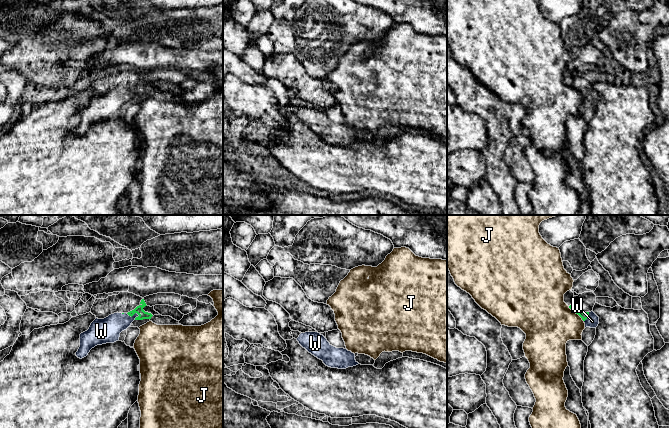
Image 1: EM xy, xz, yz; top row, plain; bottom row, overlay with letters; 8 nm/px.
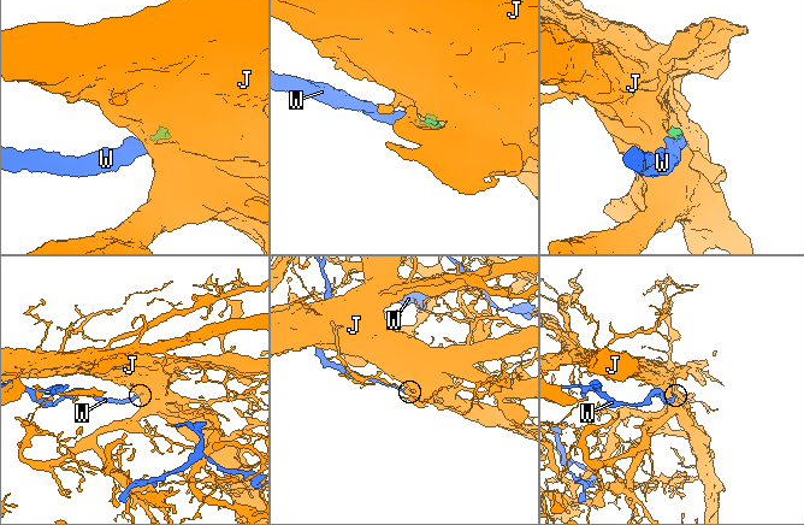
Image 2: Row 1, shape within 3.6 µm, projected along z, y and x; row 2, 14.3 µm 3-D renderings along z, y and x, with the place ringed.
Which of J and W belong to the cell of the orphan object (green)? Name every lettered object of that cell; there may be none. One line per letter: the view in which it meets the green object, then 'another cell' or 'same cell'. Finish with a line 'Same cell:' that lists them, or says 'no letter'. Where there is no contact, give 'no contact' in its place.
J: yz | another cell
W: xy | same cell
Same cell: W

